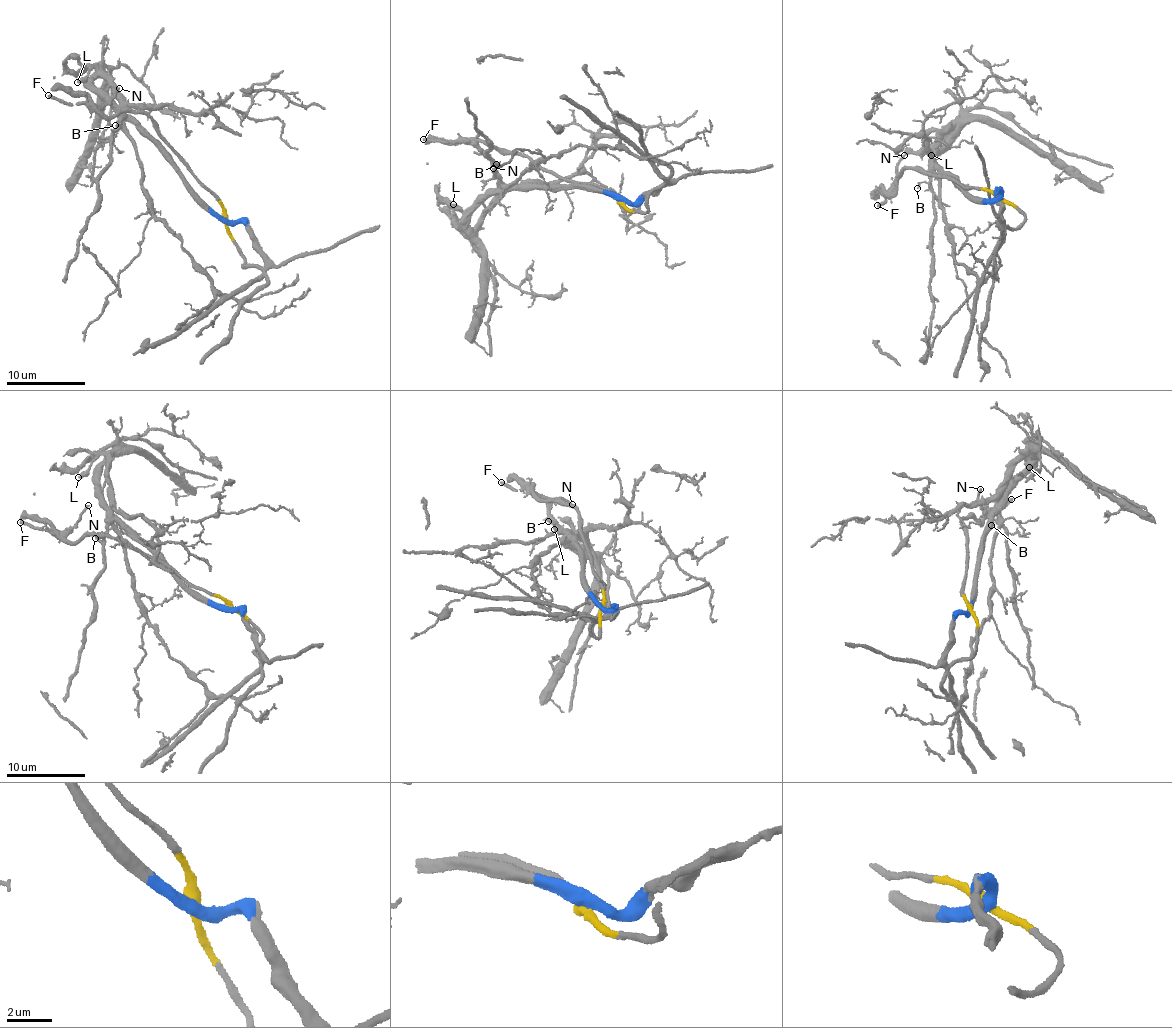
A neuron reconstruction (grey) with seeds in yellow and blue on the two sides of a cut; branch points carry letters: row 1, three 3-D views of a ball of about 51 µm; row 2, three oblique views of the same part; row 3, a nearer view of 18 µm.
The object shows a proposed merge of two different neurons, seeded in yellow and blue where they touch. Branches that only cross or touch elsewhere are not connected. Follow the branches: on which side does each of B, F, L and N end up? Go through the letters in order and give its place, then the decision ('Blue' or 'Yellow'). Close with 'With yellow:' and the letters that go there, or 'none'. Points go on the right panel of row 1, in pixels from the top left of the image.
B: Place: (917, 188). Blue
F: Place: (877, 205). Yellow
L: Place: (931, 155). Blue
N: Place: (904, 155). Yellow
With yellow: F, N

